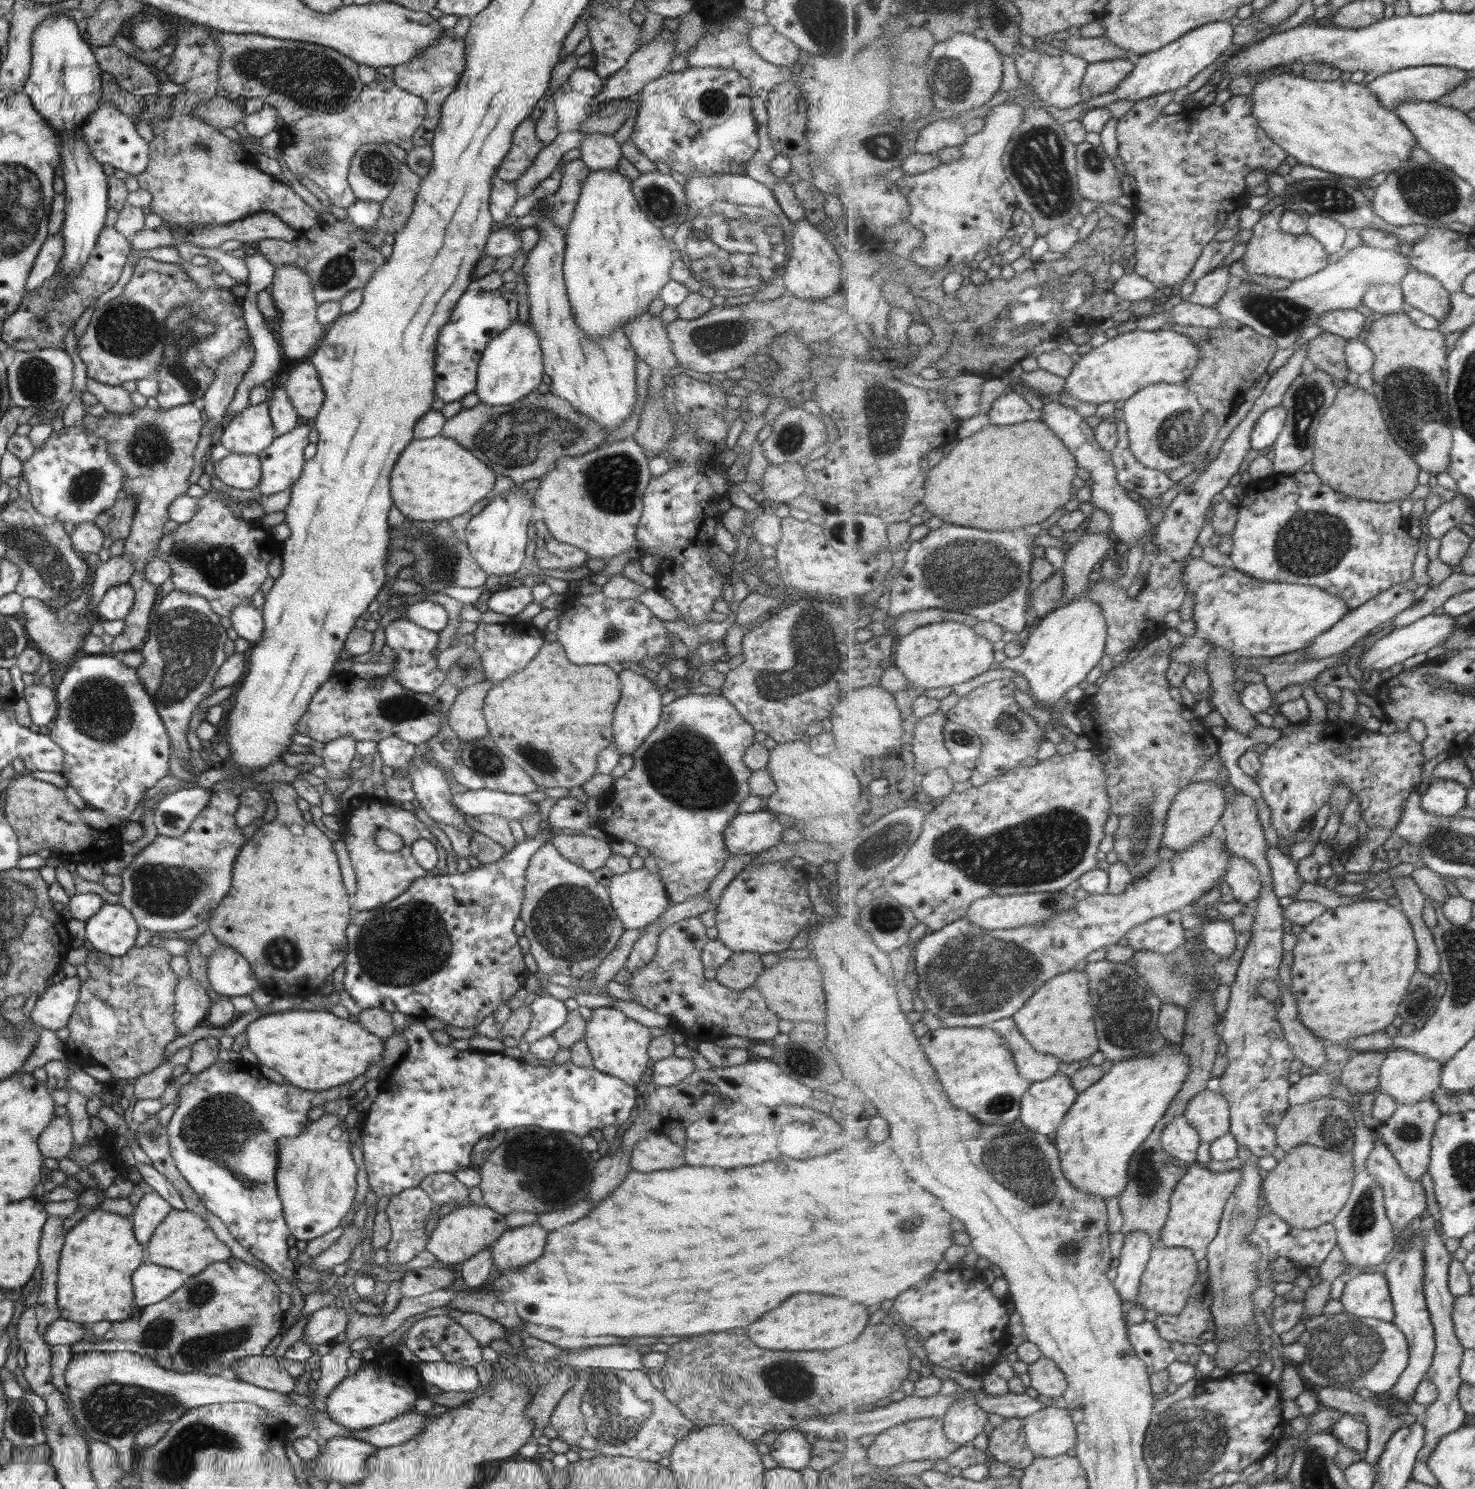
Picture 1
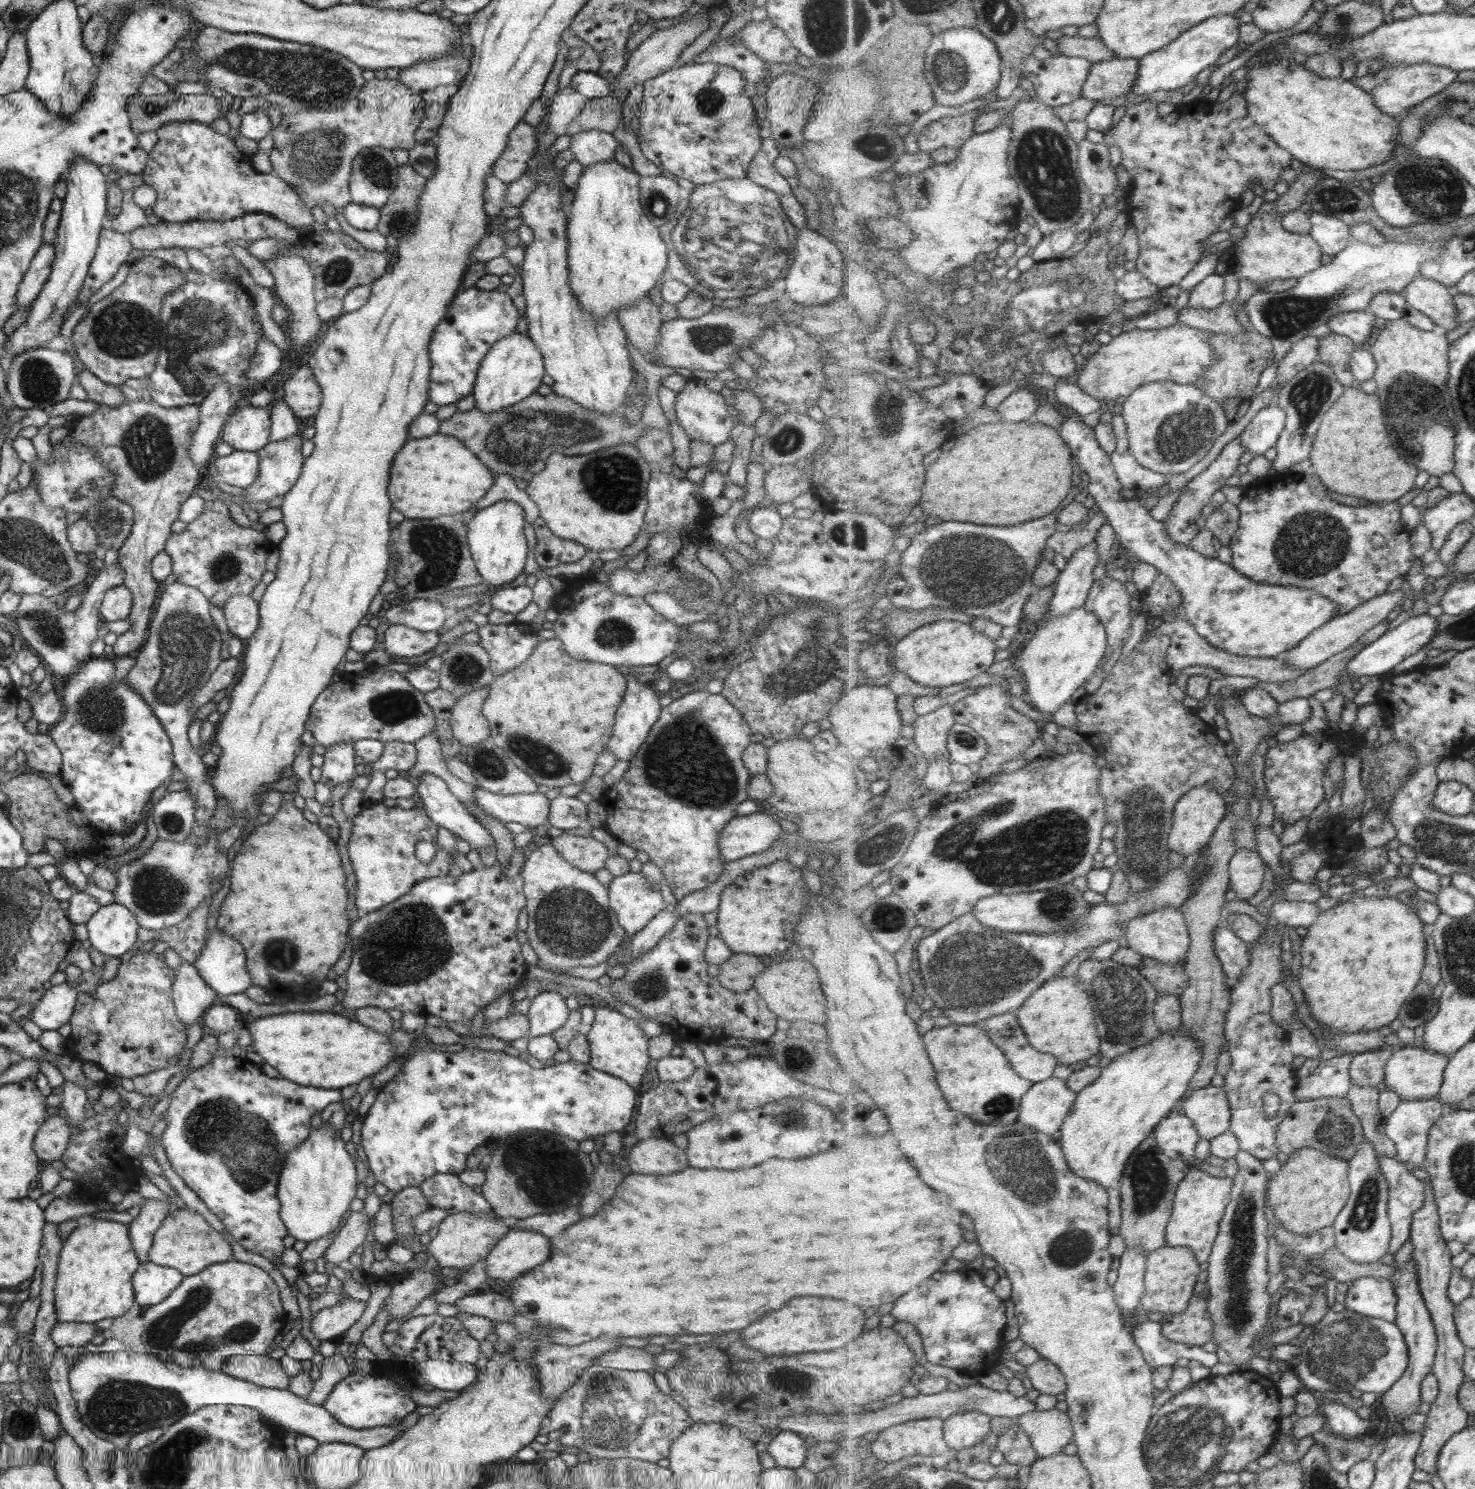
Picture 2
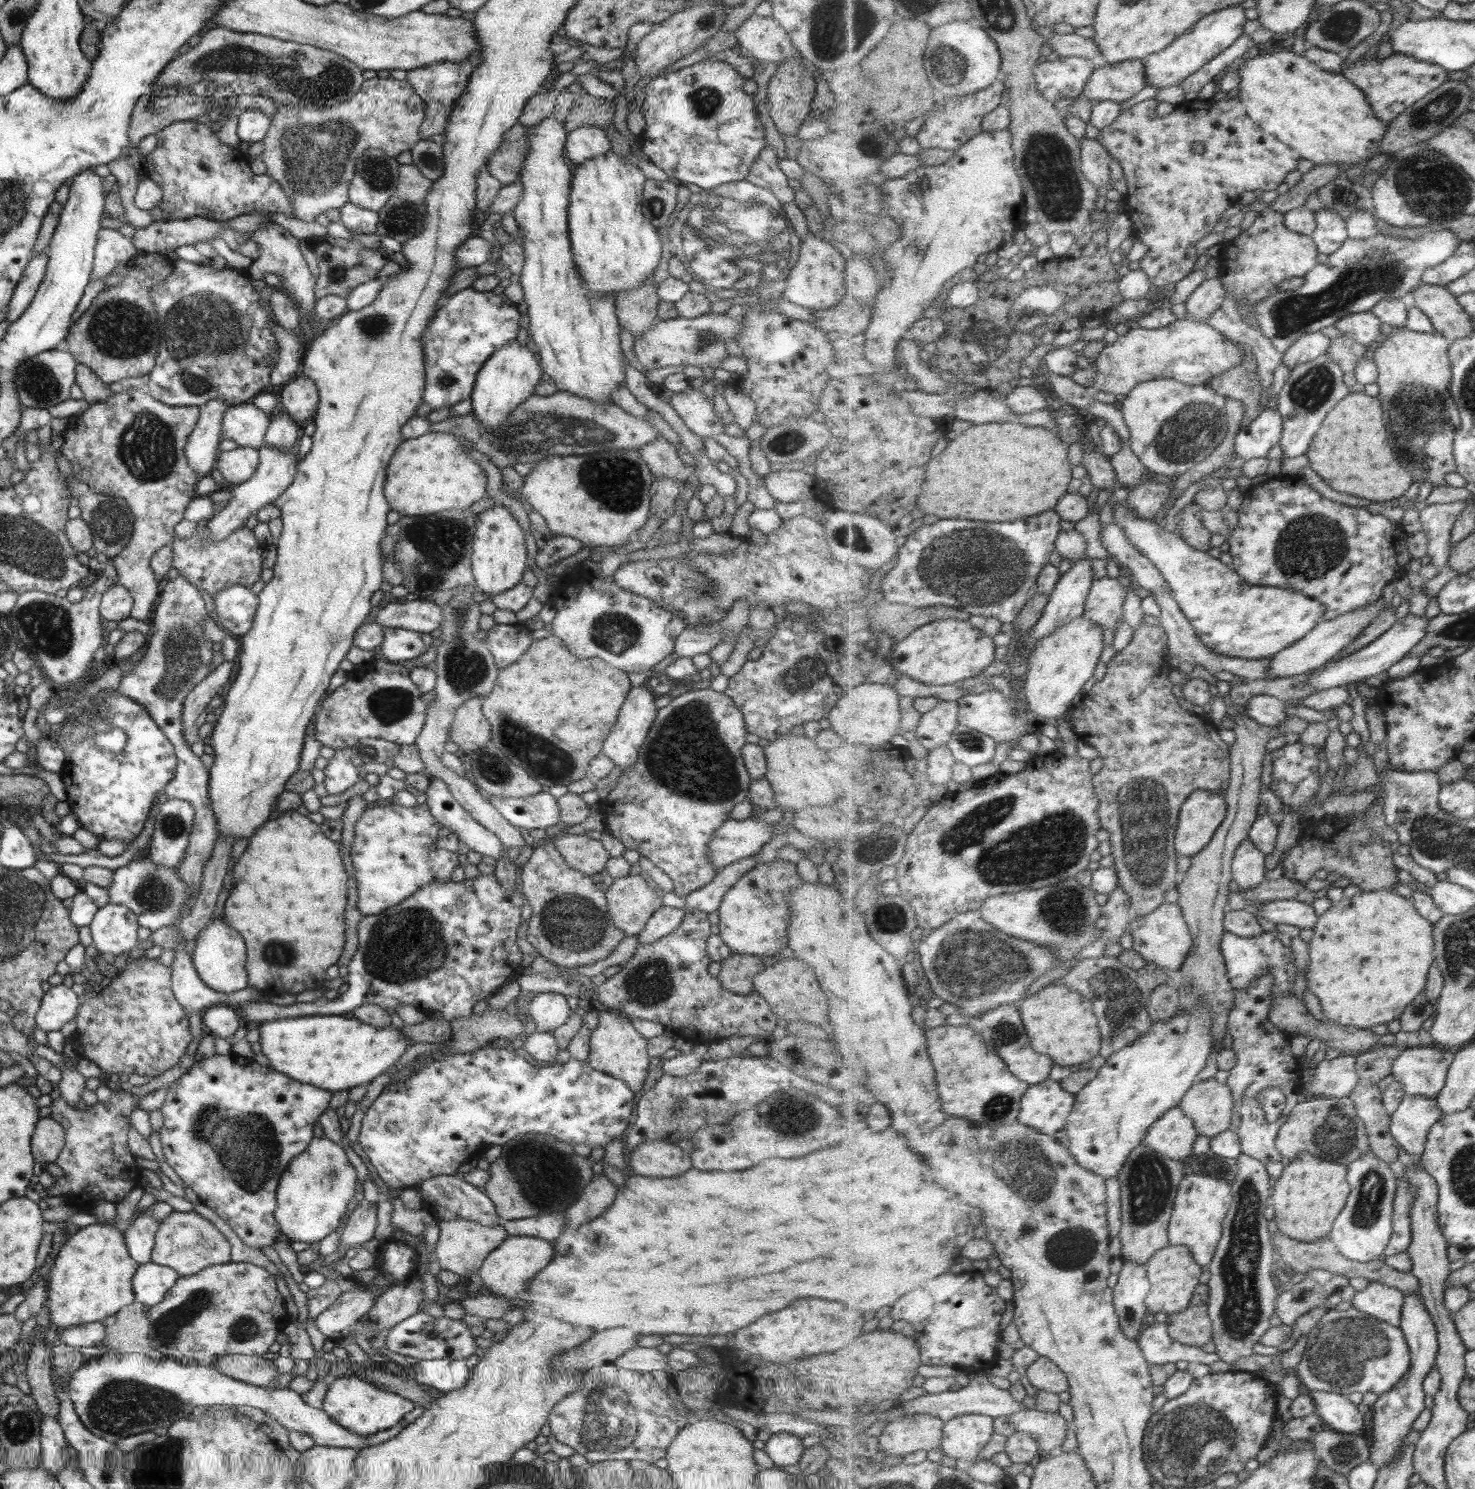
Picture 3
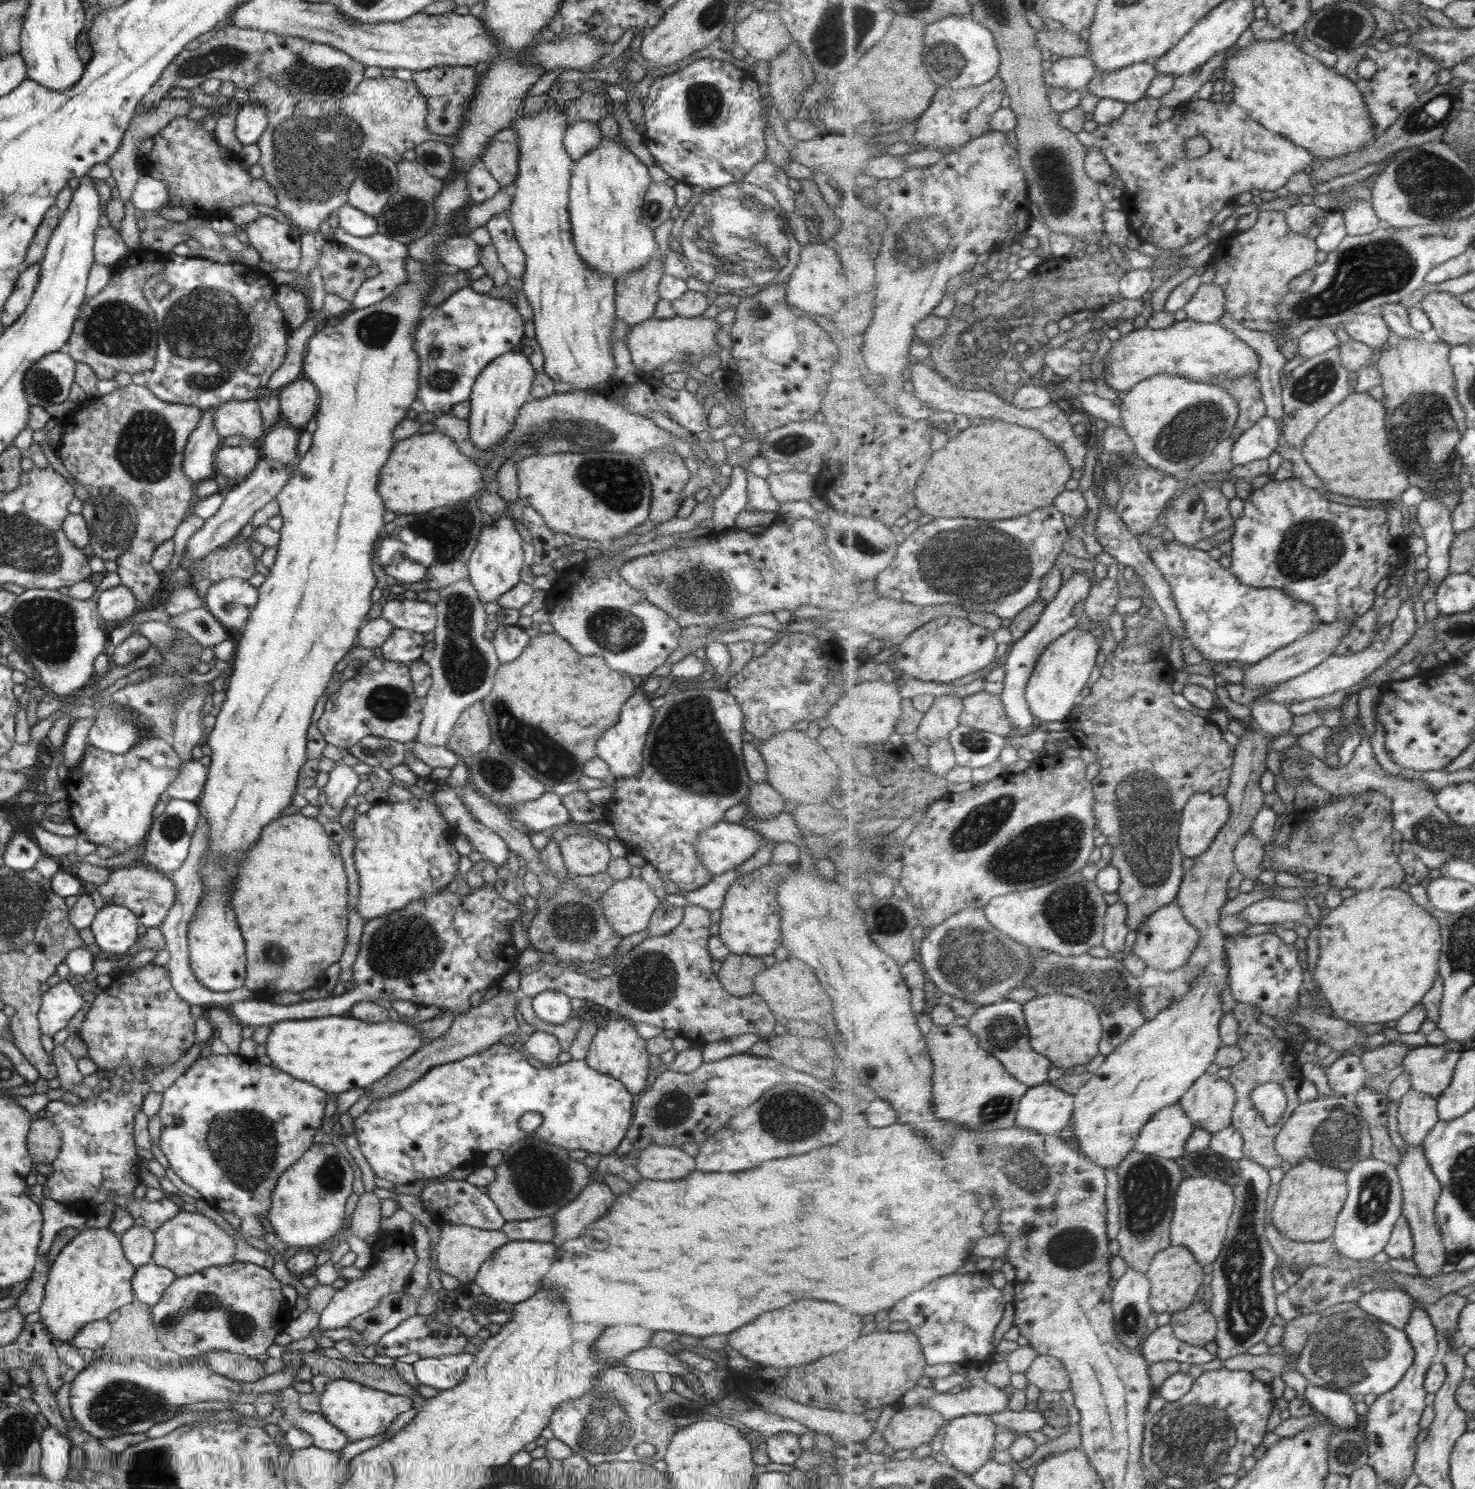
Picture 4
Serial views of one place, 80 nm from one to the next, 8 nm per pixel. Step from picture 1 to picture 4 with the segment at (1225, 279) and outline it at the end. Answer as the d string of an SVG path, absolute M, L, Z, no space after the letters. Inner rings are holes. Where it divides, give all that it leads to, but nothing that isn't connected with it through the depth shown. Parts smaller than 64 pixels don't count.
M1215 282L1203 283L1184 311L1197 322L1217 323L1226 314L1226 291Z

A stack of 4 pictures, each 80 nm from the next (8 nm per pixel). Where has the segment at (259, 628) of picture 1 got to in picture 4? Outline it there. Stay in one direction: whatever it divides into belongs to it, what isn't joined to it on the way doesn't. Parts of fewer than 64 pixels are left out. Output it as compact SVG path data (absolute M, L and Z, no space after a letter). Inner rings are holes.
M239 578L221 579L207 589L204 606L224 628L240 633L256 605L258 590Z

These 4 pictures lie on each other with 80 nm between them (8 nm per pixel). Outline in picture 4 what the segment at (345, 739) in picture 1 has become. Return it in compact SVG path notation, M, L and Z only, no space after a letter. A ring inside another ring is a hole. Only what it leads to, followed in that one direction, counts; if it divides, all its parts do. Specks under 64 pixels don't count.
M335 762L335 766L328 772L327 783L323 786L323 795L326 796L326 804L332 808L341 808L344 800L353 794L359 783L357 774L343 763Z

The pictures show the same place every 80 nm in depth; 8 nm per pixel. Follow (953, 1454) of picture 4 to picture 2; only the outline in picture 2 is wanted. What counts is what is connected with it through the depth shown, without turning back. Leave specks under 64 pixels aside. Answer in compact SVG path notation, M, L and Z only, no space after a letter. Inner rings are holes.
M981 1411L952 1414L944 1420L944 1437L952 1453L979 1444L991 1432L991 1415Z

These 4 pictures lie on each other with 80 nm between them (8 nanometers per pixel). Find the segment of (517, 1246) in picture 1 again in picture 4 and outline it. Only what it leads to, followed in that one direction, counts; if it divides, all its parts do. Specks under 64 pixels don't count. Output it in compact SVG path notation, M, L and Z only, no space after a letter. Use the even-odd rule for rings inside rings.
M508 1240L485 1259L475 1275L474 1282L485 1296L493 1300L503 1300L511 1304L523 1302L539 1290L540 1278L551 1268L555 1256L554 1251L555 1247L551 1242Z

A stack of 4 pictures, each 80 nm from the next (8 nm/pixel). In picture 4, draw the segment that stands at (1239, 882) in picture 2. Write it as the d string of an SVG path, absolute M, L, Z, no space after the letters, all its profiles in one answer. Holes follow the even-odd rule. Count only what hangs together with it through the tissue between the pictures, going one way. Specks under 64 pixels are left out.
M1252 832L1240 838L1235 847L1234 861L1237 871L1243 874L1244 878L1257 882L1257 878L1261 876L1263 856L1266 855L1263 846L1264 842Z

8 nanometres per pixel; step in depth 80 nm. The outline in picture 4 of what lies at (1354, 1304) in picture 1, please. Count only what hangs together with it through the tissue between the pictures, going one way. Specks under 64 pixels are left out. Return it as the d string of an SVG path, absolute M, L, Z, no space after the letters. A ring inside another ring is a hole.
M1372 1289L1366 1292L1357 1304L1383 1322L1403 1330L1408 1325L1418 1303L1407 1291L1401 1289Z

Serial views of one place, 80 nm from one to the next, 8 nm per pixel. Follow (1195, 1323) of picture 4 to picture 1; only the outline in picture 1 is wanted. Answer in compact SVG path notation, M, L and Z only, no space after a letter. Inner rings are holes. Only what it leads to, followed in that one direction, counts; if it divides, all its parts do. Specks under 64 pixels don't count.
M1195 1283L1190 1290L1187 1306L1176 1315L1157 1314L1154 1323L1163 1338L1169 1341L1203 1346L1216 1336L1216 1322L1210 1306L1214 1294L1209 1283Z

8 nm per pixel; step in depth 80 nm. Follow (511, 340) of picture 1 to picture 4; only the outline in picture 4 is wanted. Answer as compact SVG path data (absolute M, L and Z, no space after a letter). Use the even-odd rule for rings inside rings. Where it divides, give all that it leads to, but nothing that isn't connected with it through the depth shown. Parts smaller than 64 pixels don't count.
M518 348L500 354L494 358L475 377L469 395L470 411L466 418L470 442L481 450L491 451L492 448L507 434L513 426L515 415L519 407L530 397L530 390L535 371L531 367L531 360Z

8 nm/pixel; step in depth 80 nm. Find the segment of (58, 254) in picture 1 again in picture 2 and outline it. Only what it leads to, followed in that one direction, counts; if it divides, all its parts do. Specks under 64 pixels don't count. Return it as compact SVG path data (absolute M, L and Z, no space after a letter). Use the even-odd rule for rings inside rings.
M43 243L31 259L29 268L24 272L16 294L15 306L27 308L38 297L43 283L49 278L54 261L55 249L51 243Z

